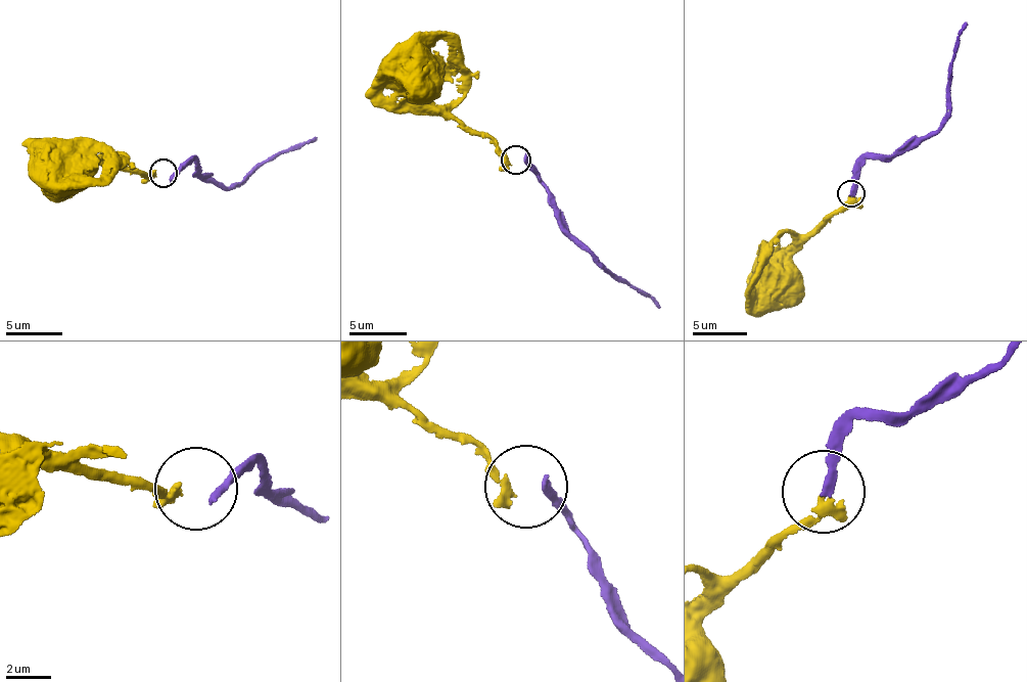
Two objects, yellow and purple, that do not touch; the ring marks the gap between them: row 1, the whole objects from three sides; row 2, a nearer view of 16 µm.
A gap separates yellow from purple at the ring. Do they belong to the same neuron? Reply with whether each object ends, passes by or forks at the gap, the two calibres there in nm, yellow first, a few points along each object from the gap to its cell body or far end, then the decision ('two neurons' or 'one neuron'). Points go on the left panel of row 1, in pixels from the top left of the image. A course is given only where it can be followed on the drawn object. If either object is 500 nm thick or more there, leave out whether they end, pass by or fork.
yellow passes by; purple ends; calibres 300 and 420 nm; course yellow (156, 171), (120, 170), (92, 156), (69, 169); course purple (170, 176), (194, 163), (200, 177), (208, 175), (225, 187), (315, 138); two neurons

